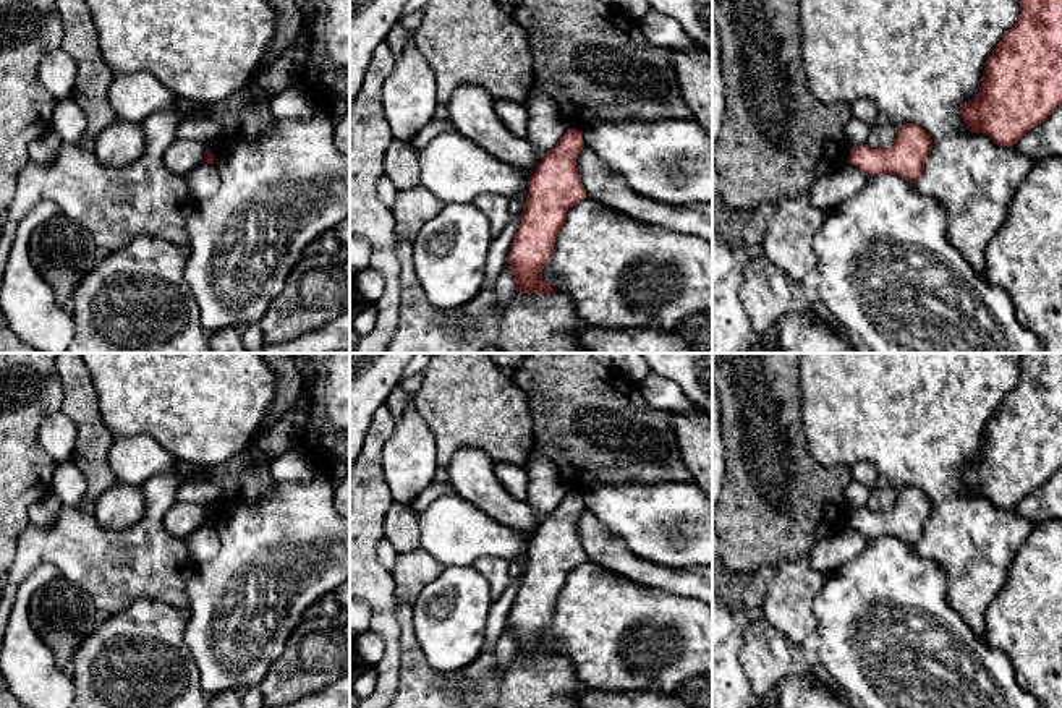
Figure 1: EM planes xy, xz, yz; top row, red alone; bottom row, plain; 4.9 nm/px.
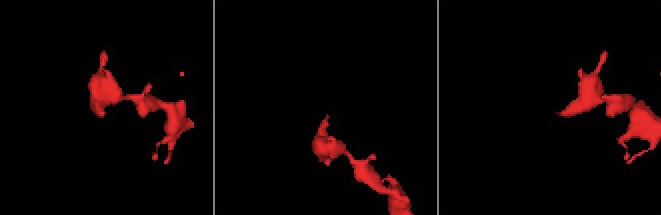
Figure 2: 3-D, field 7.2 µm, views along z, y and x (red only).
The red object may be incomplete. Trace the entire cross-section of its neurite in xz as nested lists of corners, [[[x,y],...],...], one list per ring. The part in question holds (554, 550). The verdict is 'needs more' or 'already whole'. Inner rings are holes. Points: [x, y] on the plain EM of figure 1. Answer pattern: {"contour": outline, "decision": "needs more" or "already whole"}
{"contour": [[[568,491],[529,540],[523,582],[508,617],[516,655],[555,656],[542,643],[542,632],[552,622],[568,572],[586,561],[576,530],[583,512],[583,494]]], "decision": "already whole"}

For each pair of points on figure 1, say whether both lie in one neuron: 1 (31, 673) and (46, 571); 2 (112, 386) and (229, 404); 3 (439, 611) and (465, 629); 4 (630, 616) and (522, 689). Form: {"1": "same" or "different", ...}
{"1": "same", "2": "same", "3": "same", "4": "different"}

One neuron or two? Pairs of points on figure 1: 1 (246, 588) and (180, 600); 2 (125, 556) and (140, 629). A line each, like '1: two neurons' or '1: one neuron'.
1: two neurons
2: two neurons

